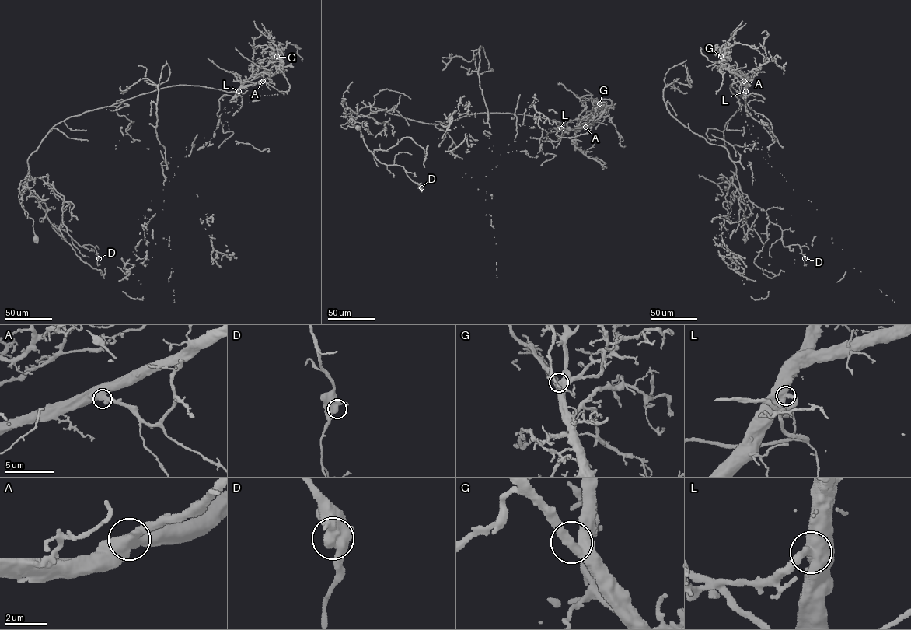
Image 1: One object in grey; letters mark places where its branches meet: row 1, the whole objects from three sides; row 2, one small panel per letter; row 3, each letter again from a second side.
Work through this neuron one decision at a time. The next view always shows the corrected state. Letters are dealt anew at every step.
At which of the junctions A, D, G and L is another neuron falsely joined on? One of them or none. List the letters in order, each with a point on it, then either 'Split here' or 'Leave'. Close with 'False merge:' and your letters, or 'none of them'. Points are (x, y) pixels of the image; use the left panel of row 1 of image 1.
A: Place: (263, 81). Leave
D: Place: (99, 258). Leave
G: Place: (277, 56). Leave
L: Place: (239, 91). Split here
False merge: L

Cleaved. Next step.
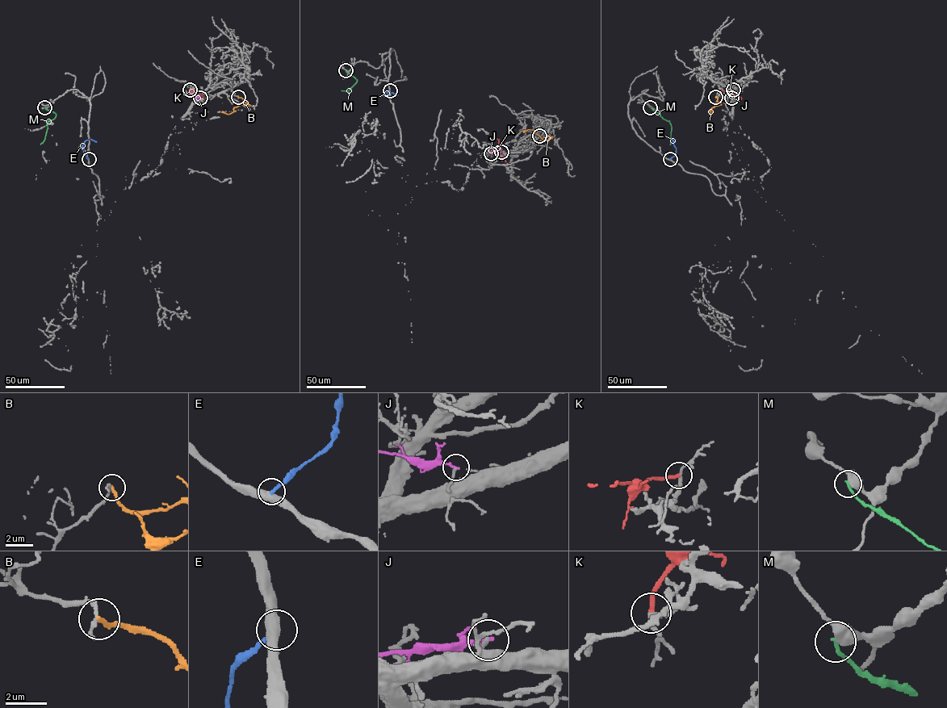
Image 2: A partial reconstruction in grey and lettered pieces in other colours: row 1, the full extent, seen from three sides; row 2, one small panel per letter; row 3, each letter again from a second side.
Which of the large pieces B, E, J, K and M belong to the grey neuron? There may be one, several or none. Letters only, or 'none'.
none

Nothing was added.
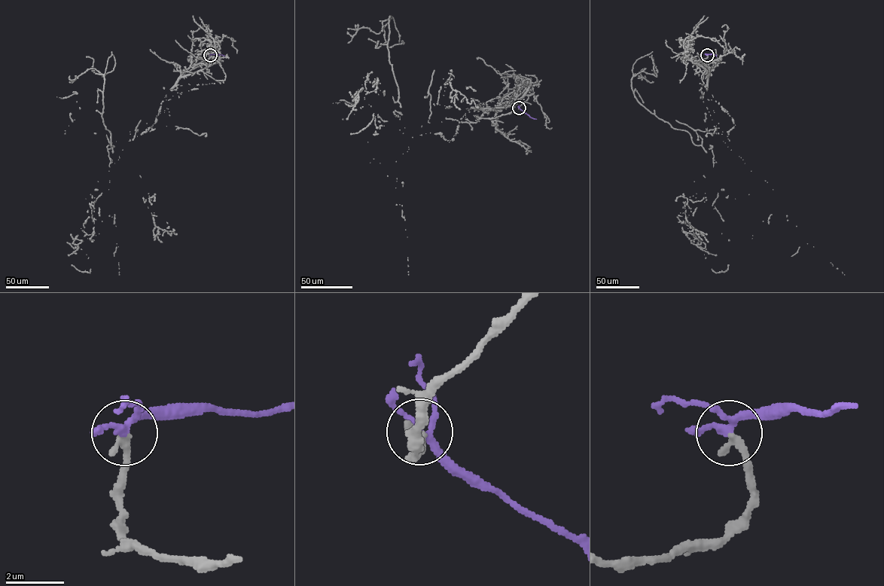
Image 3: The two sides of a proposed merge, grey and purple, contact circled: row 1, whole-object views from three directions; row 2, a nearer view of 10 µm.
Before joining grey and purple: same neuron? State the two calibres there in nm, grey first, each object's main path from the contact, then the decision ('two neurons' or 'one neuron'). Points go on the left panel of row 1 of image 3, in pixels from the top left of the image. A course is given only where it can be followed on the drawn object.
calibres 320 and 190 nm; course grey (210, 55), (148, 129), (108, 144), (77, 244), (89, 272), (71, 264); course purple (210, 55), (224, 56); one neuron

